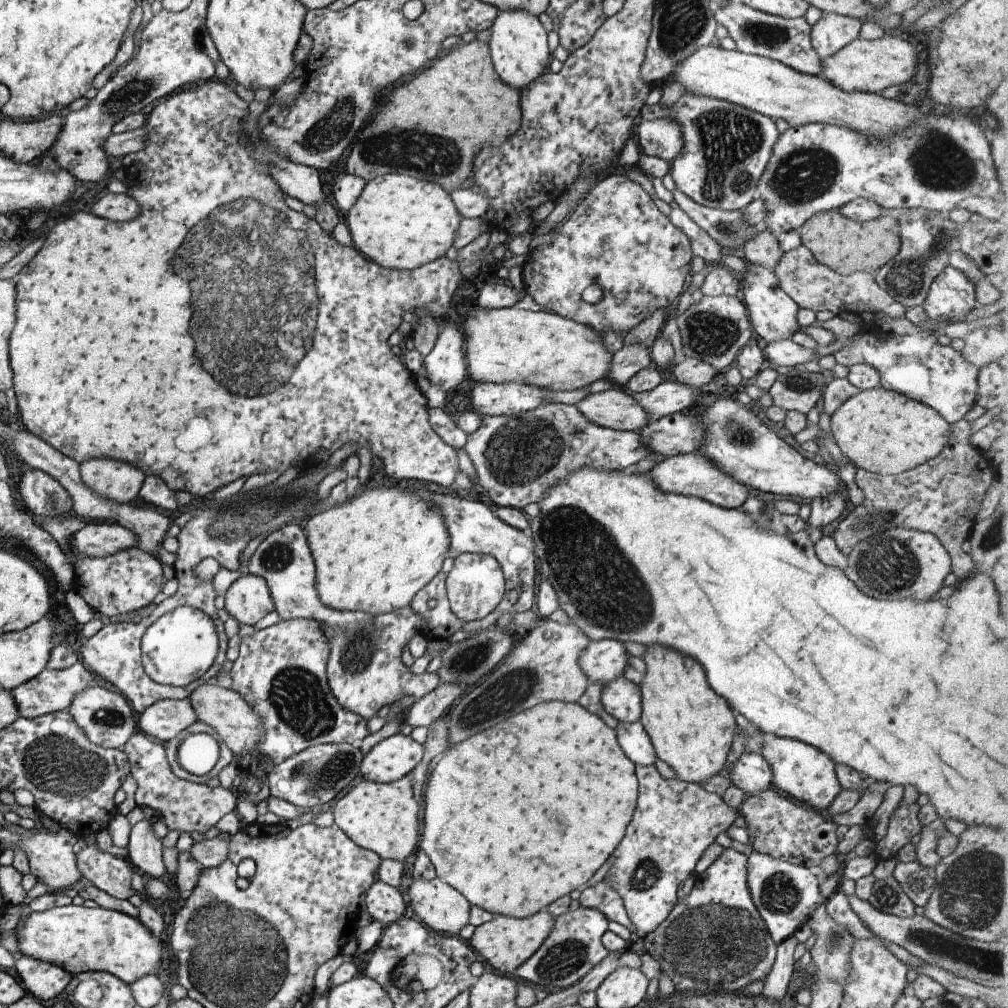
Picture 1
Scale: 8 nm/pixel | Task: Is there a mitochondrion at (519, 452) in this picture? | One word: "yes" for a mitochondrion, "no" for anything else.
yes

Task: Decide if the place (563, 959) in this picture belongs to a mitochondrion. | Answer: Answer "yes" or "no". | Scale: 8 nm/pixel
yes

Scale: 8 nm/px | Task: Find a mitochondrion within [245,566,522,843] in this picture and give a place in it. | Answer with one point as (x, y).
(300, 702)

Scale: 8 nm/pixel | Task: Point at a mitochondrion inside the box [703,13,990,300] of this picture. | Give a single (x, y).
(939, 163)

